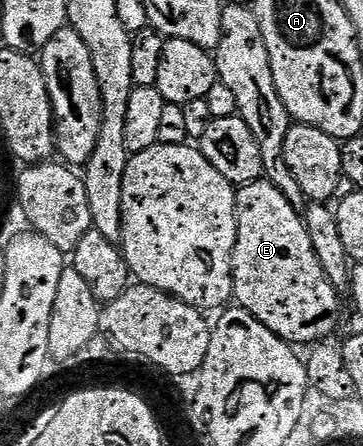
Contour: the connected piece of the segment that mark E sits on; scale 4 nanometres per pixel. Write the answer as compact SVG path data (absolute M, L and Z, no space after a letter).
M262 177L253 183L242 183L237 192L237 236L233 250L233 296L236 306L251 313L271 333L281 339L298 341L316 323L321 323L337 307L339 292L333 288L323 265L319 265L319 257L315 257L315 245L311 245L311 237L307 237L307 229L302 212L283 197L276 185Z

